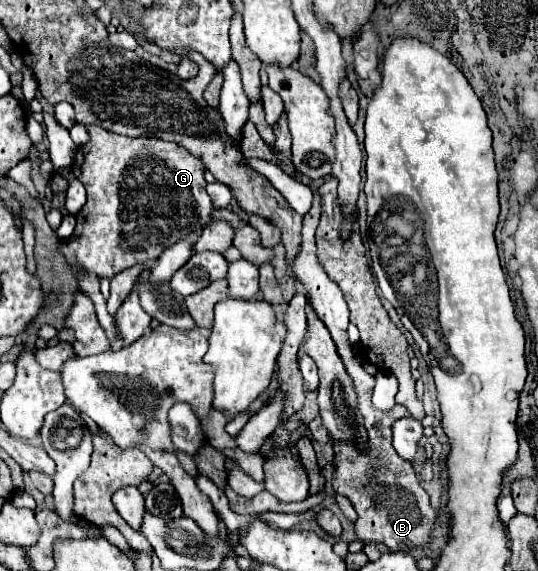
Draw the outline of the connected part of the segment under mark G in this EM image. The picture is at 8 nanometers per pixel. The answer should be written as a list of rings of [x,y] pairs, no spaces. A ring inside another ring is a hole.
[[[86,125],[86,131],[90,139],[84,147],[76,151],[72,171],[76,179],[84,183],[88,201],[76,215],[78,223],[72,237],[58,241],[60,253],[66,259],[74,277],[78,269],[84,269],[86,273],[94,273],[100,281],[112,279],[116,273],[132,267],[134,263],[156,261],[166,247],[174,245],[178,239],[184,239],[192,229],[200,229],[216,219],[228,219],[230,223],[238,221],[238,217],[228,211],[212,209],[210,197],[206,193],[204,165],[198,157],[190,155],[190,151],[186,151],[182,145],[168,143],[156,137],[132,139],[110,133],[98,125]]]

